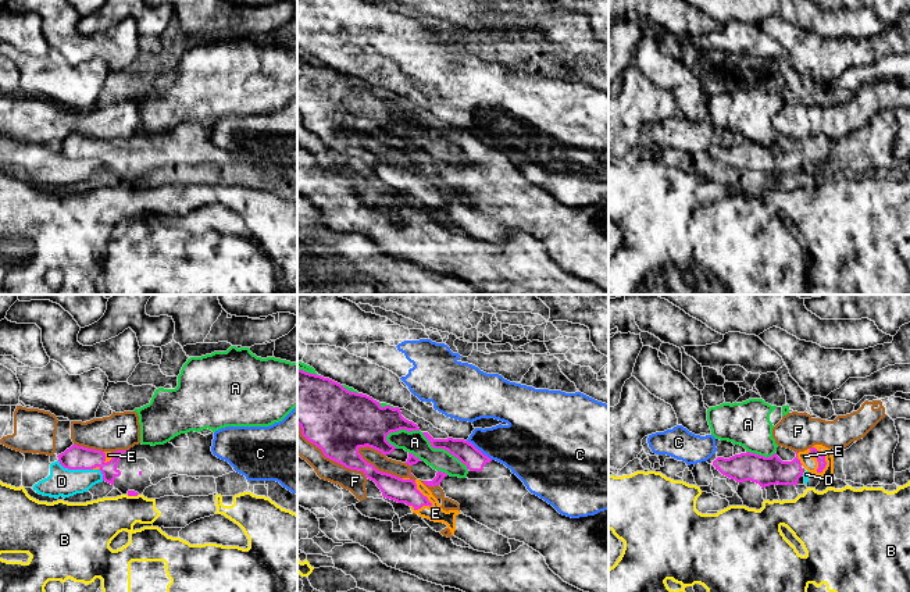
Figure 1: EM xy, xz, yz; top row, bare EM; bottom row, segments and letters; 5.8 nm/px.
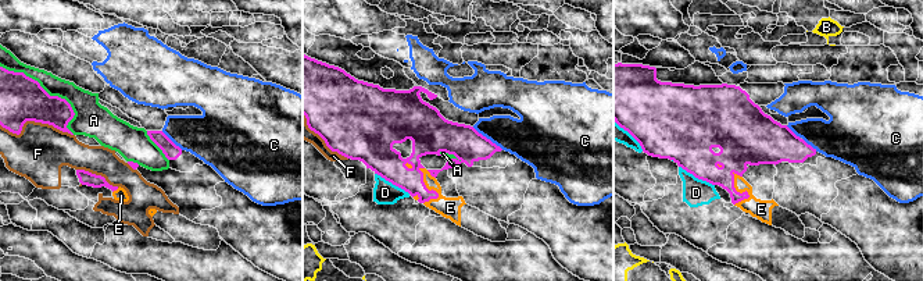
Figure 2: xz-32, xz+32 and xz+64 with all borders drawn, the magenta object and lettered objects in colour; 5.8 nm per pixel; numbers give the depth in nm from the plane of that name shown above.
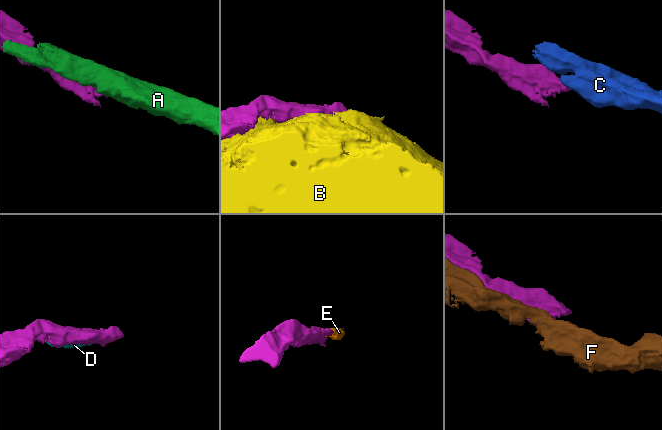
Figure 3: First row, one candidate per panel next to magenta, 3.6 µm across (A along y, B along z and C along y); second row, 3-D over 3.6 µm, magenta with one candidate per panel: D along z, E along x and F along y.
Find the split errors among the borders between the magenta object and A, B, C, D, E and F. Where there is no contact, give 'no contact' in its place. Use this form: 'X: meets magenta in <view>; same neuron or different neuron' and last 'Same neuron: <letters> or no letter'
A: meets magenta in xz; different neuron
B: meets magenta in xy; different neuron
C: meets magenta in xz; different neuron
D: meets magenta in xy; different neuron
E: meets magenta in yz; same neuron
F: meets magenta in xz; different neuron
Same neuron: E

